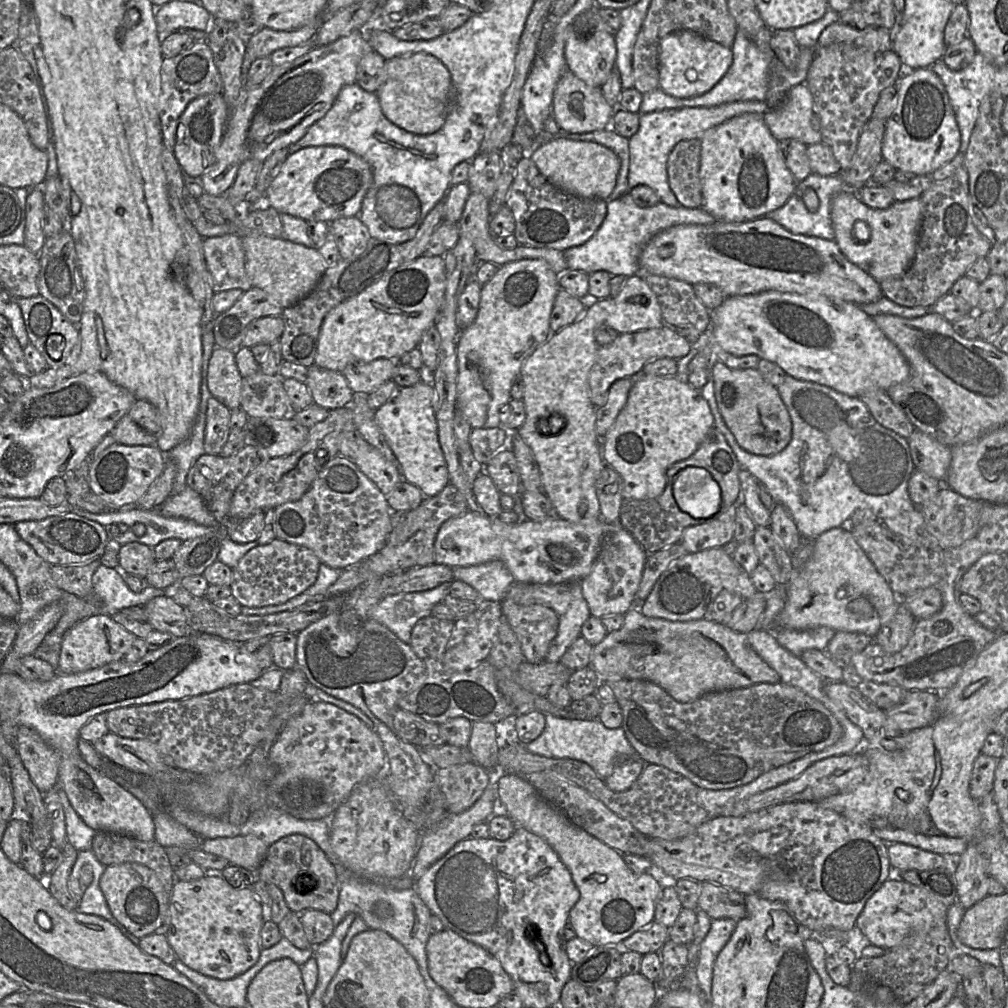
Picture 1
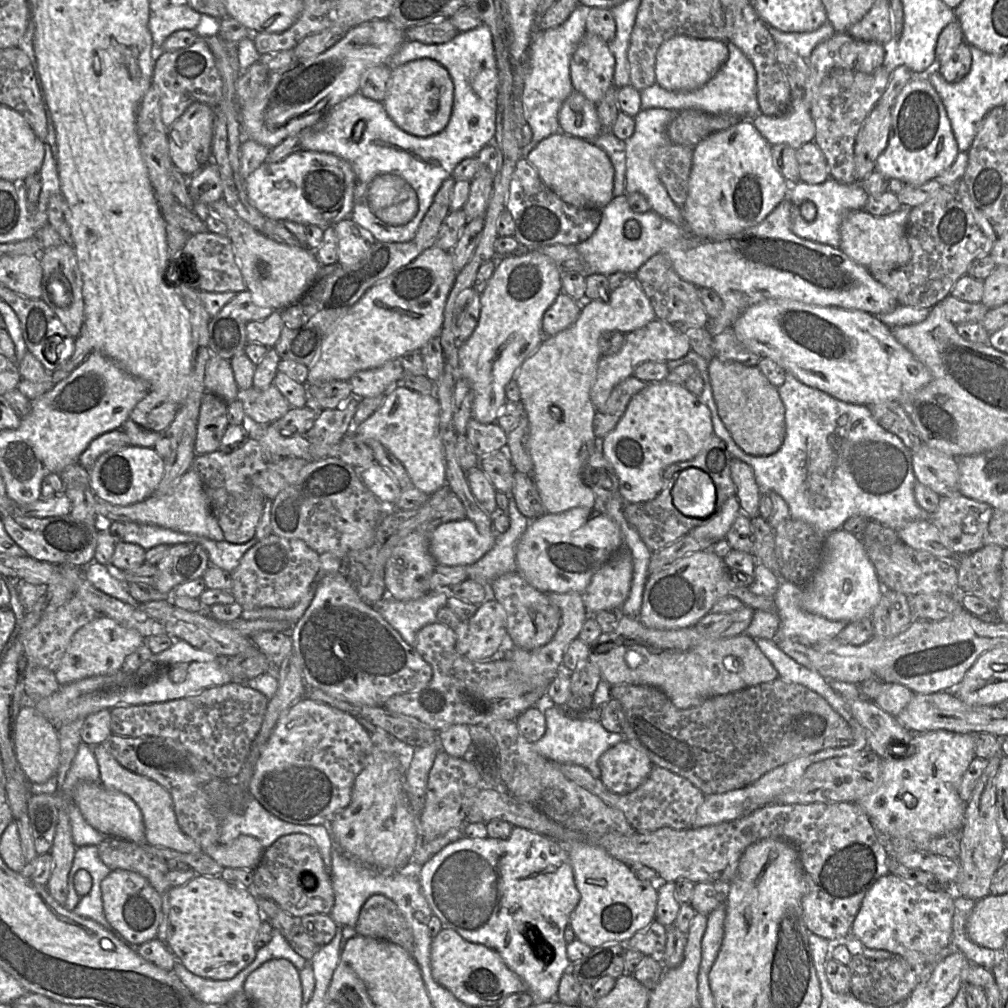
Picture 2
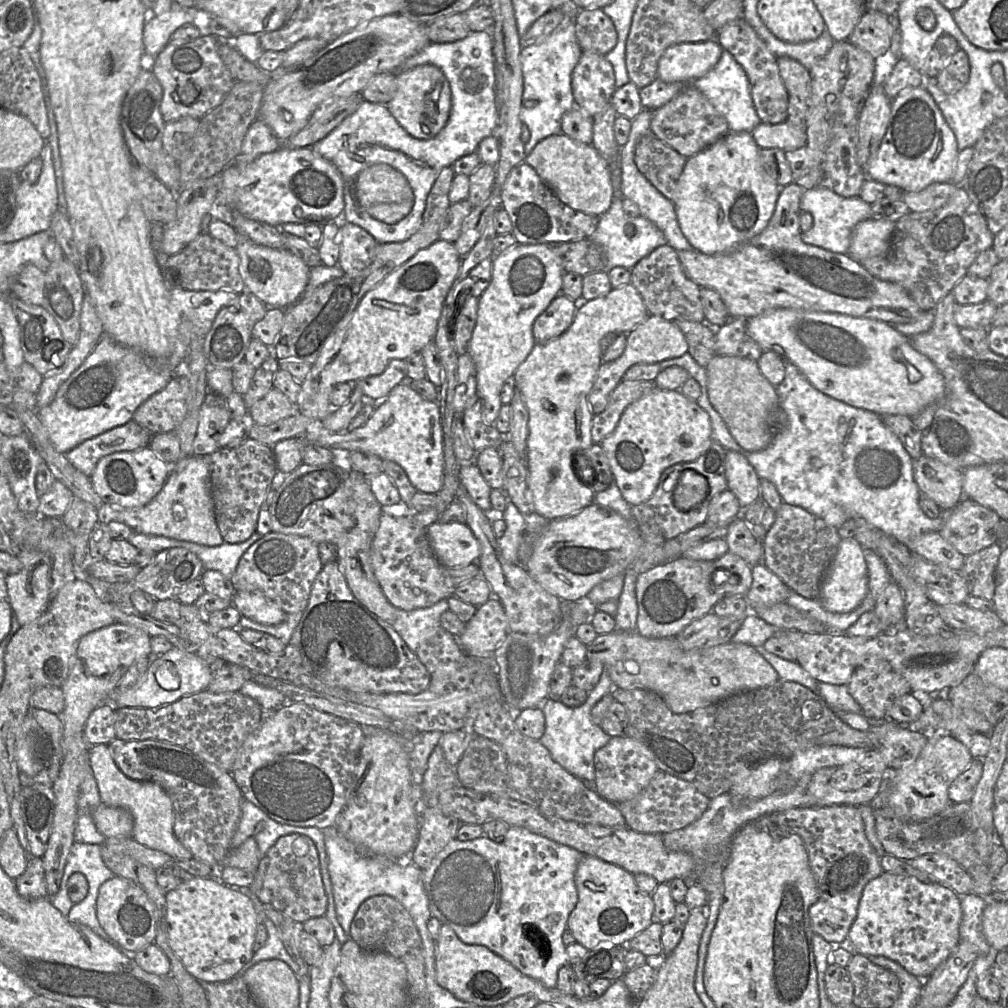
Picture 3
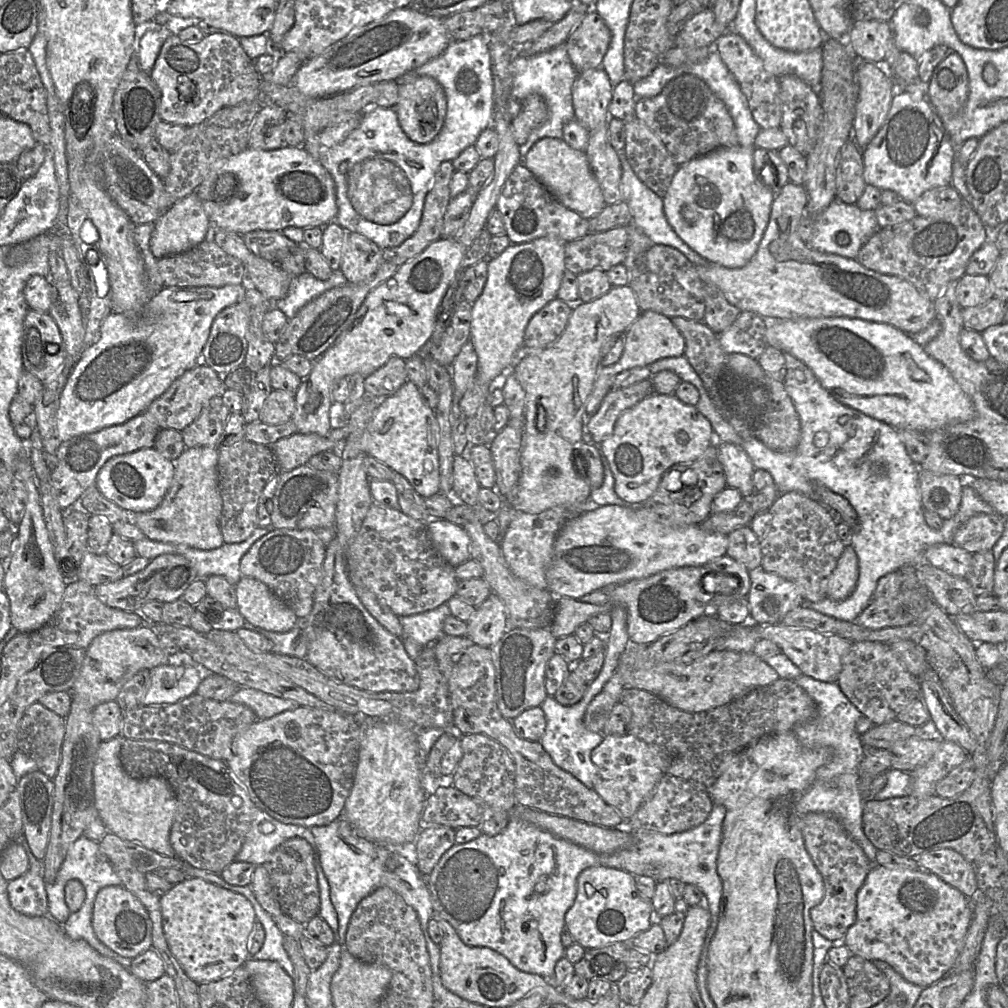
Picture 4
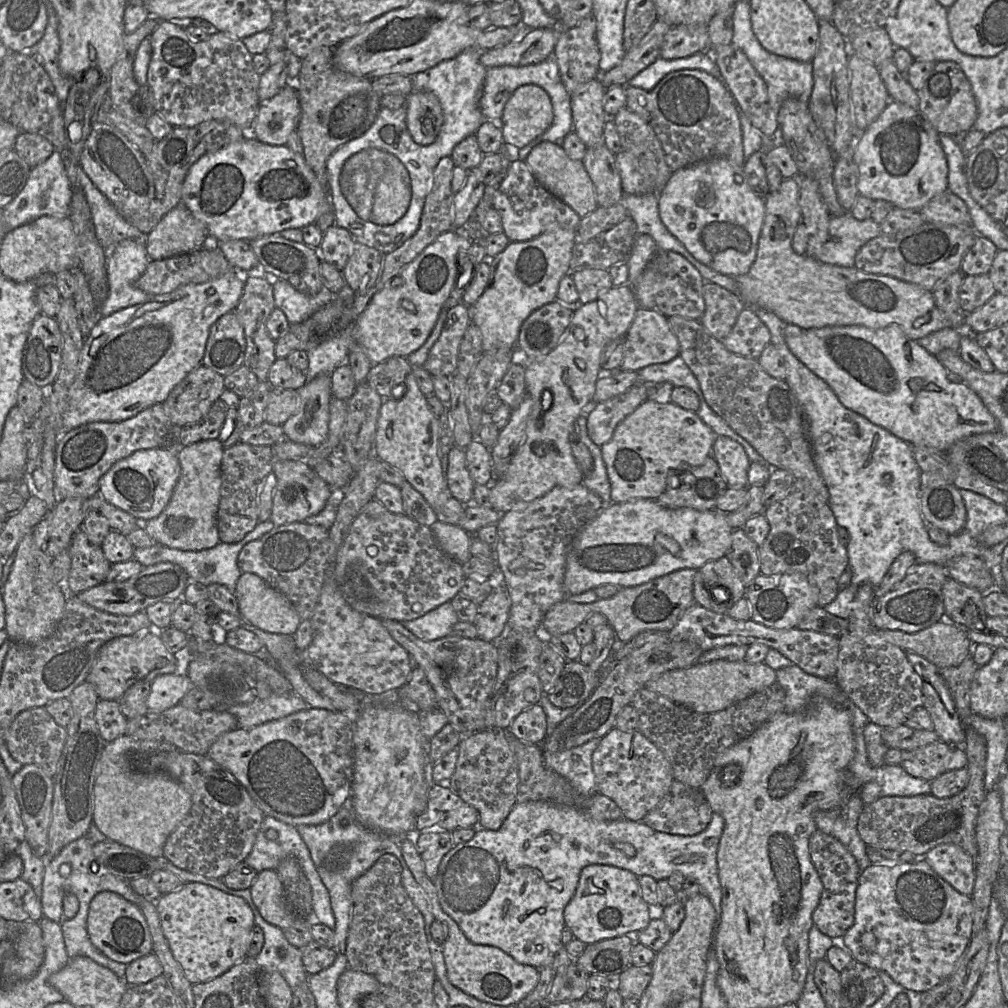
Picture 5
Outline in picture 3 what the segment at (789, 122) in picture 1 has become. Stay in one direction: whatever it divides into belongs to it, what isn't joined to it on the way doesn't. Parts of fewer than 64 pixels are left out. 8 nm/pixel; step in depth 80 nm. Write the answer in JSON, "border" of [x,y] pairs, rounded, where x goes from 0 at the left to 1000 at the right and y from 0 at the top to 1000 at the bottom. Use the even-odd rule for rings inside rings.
{"border":[[[778,120],[772,123],[754,121],[746,130],[747,137],[755,148],[773,147],[789,149],[801,142],[800,128]]]}

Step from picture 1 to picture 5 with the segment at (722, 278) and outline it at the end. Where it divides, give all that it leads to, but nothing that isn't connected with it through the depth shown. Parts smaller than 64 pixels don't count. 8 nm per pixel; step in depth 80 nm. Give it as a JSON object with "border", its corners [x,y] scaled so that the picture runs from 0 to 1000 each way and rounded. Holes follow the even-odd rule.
{"border":[[[791,176],[778,177],[772,188],[759,197],[759,215],[752,240],[751,254],[744,268],[730,275],[731,291],[741,305],[754,305],[770,312],[781,321],[797,326],[820,323],[857,323],[873,326],[890,322],[904,337],[910,338],[918,333],[942,324],[937,311],[930,305],[926,290],[913,284],[889,276],[861,272],[849,265],[835,265],[814,260],[802,253],[791,252],[786,245],[787,235],[796,218],[793,202],[794,182]]]}

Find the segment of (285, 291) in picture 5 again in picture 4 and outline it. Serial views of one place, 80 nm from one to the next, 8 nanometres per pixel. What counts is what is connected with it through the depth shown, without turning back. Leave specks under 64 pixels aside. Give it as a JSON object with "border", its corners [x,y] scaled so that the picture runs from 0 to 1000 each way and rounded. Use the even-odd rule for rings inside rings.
{"border":[[[330,269],[324,278],[316,278],[309,271],[303,270],[289,278],[285,293],[273,299],[271,303],[278,307],[286,316],[306,300],[320,290],[345,281],[339,269]]]}

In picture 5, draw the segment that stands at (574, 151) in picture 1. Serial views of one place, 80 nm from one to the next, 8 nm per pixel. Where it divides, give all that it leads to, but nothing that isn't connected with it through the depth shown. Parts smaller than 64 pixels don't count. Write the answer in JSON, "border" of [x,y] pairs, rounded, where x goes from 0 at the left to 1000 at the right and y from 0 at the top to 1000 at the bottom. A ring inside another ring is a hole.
{"border":[[[539,140],[526,150],[520,161],[533,180],[549,194],[565,204],[575,216],[593,206],[589,184],[578,160],[565,158],[558,144]]]}

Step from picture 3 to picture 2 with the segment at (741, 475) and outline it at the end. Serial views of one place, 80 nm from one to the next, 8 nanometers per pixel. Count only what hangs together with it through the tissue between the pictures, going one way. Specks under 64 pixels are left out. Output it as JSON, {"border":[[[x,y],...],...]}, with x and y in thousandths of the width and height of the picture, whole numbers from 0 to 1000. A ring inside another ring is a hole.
{"border":[[[727,454],[725,472],[730,482],[730,493],[736,508],[744,514],[753,512],[753,497],[756,487],[750,478],[747,464],[738,457]]]}

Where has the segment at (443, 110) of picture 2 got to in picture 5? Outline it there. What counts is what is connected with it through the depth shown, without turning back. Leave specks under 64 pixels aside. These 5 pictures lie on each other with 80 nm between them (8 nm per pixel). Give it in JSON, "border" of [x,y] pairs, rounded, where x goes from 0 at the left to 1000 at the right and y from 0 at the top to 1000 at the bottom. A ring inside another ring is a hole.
{"border":[[[410,90],[402,96],[403,125],[410,140],[424,145],[434,138],[439,124],[436,98],[428,91]]]}

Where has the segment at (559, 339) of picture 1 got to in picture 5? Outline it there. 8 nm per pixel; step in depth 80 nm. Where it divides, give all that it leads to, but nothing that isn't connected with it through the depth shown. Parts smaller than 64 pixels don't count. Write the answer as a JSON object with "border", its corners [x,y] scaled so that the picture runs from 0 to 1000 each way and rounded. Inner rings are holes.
{"border":[[[617,283],[614,285],[607,284],[606,286],[598,289],[594,295],[582,302],[576,303],[572,308],[567,308],[568,313],[565,322],[563,323],[560,333],[554,340],[554,342],[538,357],[530,357],[523,359],[521,362],[521,377],[522,377],[522,388],[523,391],[528,396],[528,406],[527,411],[524,416],[524,421],[522,424],[522,433],[517,440],[513,450],[507,457],[504,465],[497,473],[492,473],[491,477],[486,480],[486,497],[488,500],[488,504],[494,507],[497,510],[501,510],[507,506],[518,506],[521,505],[526,498],[541,492],[551,483],[561,483],[561,484],[568,484],[571,481],[578,480],[579,469],[574,463],[566,444],[566,440],[564,438],[564,430],[569,424],[569,421],[572,415],[578,411],[578,405],[588,397],[590,387],[591,387],[591,380],[594,374],[598,371],[597,362],[596,362],[596,352],[601,343],[612,337],[612,336],[619,336],[621,330],[623,329],[626,321],[628,320],[631,311],[633,309],[634,303],[630,294],[630,291],[625,283]],[[540,388],[546,388],[549,391],[549,400],[545,407],[541,408],[538,406],[537,403],[537,393]]]}

